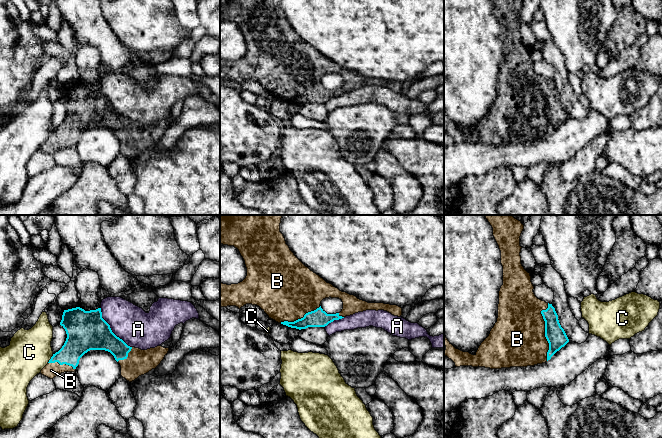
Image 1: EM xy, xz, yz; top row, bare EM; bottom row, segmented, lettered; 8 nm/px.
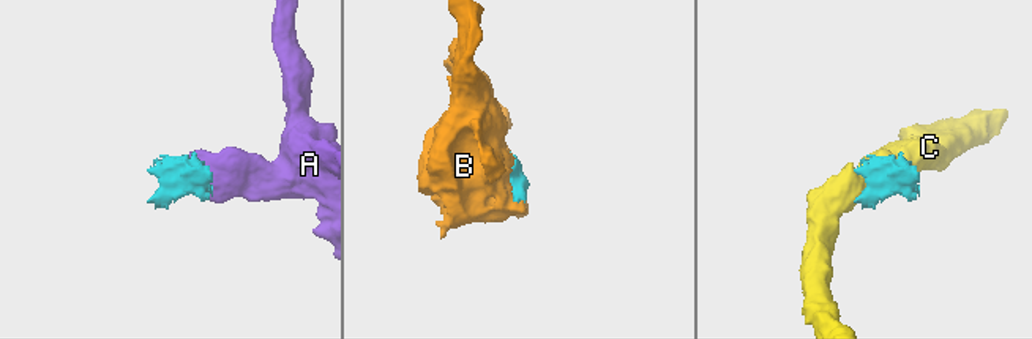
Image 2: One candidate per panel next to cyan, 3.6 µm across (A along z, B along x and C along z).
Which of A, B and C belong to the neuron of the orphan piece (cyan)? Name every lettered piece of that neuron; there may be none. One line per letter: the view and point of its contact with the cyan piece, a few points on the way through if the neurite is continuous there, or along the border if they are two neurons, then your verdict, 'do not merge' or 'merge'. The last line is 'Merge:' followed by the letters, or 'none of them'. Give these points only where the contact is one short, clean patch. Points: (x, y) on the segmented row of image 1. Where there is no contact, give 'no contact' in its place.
A: contact xy (110, 329); do not merge
B: contact yz (545, 331); merge
C: contact xy (51, 358); border xy (53, 354), (47, 362); do not merge
Merge: B

